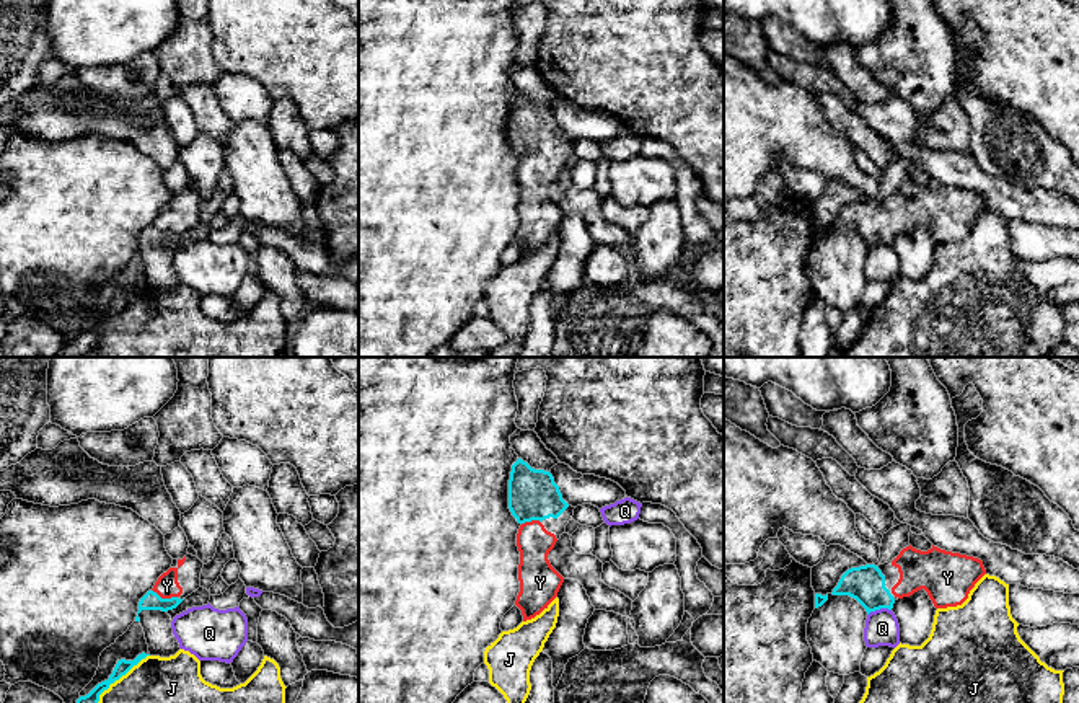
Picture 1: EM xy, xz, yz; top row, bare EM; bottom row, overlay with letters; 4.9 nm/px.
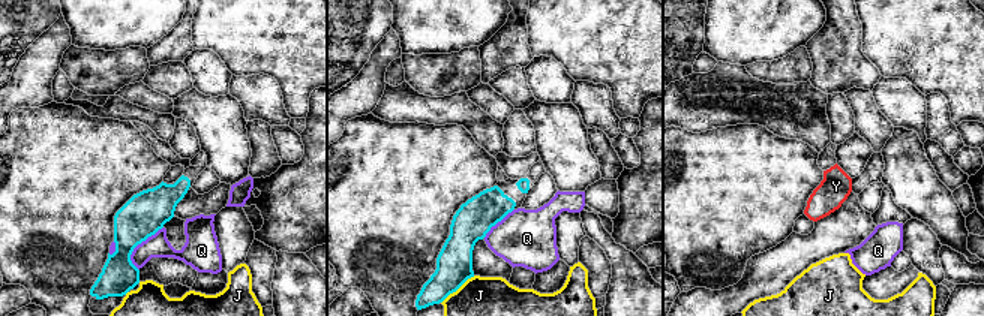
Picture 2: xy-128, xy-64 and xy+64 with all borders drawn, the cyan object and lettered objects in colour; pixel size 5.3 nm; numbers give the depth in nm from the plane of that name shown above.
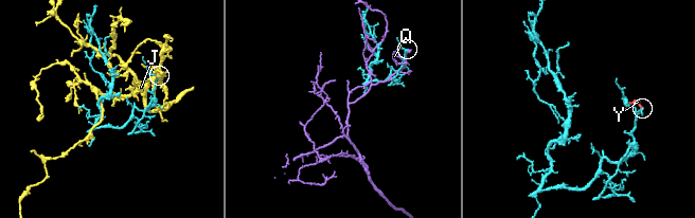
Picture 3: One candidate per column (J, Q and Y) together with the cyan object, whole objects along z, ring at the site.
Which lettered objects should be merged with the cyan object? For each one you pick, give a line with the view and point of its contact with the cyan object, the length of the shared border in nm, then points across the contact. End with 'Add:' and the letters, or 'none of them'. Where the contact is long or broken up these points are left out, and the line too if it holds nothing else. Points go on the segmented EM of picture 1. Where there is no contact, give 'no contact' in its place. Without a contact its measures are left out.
Y: xy (165, 599) | 130 nm | across xy (150, 601), (165, 599), (167, 586)
Add: Y

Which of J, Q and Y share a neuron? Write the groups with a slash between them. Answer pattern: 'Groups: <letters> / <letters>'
Groups: J / Q / Y

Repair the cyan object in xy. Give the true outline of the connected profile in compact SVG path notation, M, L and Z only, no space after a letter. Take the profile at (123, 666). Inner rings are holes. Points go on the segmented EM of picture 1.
M142 652L134 661L126 661L126 659L117 661L117 664L116 664L112 674L109 675L109 679L101 682L101 683L98 683L88 695L80 696L77 700L77 703L98 703L99 701L99 695L104 690L108 690L111 683L114 683L122 675L126 675L134 665L137 665L147 656L150 656L150 654Z

